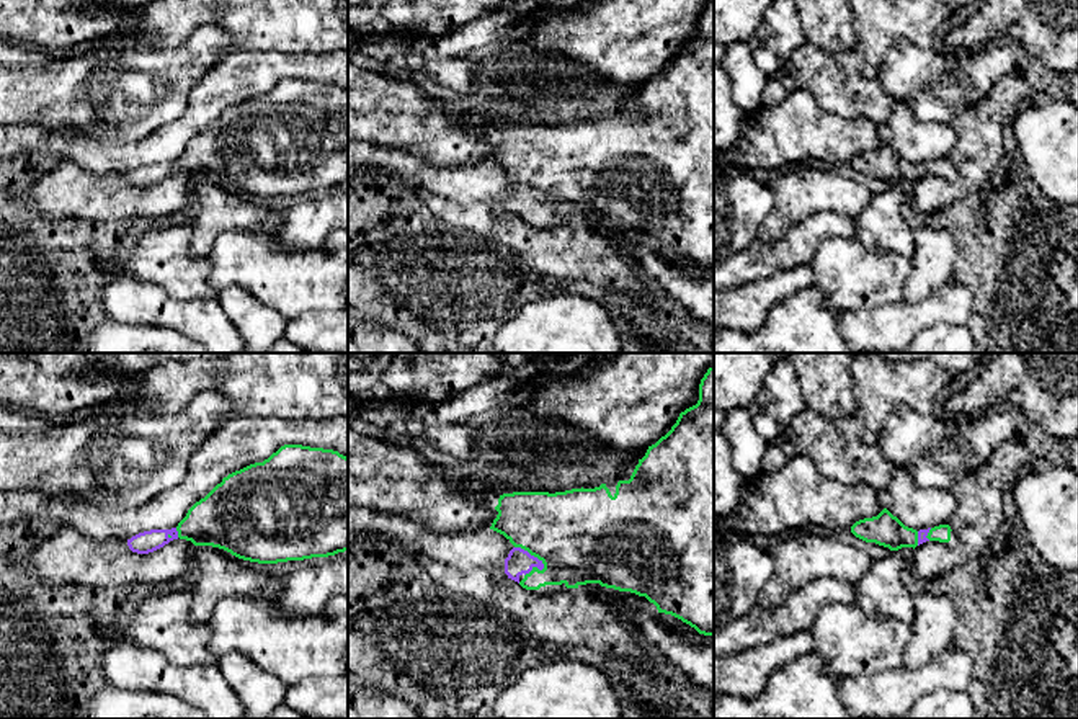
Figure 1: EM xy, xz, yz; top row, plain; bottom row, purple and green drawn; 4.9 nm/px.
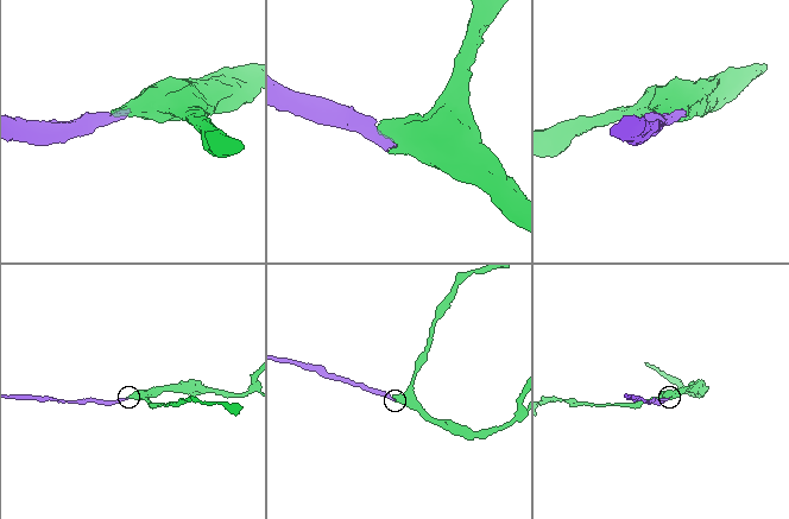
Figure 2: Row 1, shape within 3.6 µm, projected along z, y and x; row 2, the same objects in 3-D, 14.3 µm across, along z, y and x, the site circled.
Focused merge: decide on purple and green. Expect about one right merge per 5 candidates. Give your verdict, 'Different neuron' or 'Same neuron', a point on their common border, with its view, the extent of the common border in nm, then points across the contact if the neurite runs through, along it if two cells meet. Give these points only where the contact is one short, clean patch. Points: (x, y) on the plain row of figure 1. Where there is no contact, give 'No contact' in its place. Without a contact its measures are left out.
Same neuron. Touches purple at xz (530, 188). Shared border 190 nm. Path across: xz (518, 195), (530, 188), (546, 185), (575, 167)

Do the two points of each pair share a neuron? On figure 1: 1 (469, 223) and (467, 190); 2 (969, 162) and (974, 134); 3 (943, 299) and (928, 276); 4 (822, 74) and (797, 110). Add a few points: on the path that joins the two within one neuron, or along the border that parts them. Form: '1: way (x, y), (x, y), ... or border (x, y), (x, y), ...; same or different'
1: border (433, 192), (456, 203), (489, 205), (494, 209); different
2: way (974, 156), (974, 141); same
3: border (953, 280), (917, 301), (902, 301); different
4: border (789, 90), (807, 90), (824, 110), (838, 116); different

